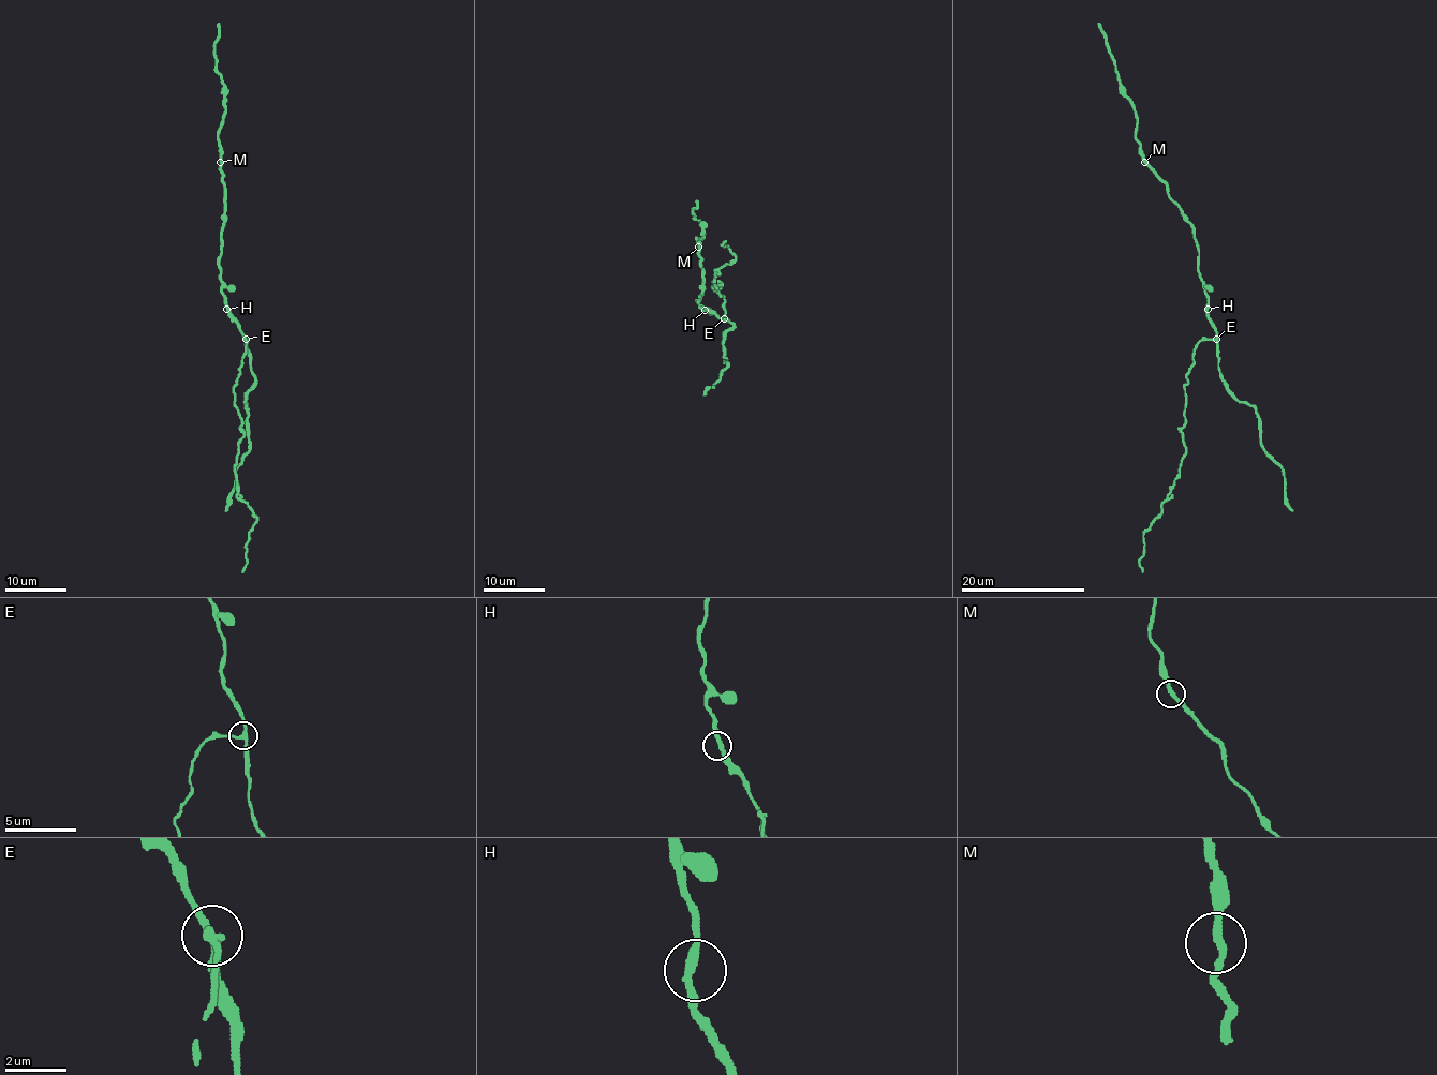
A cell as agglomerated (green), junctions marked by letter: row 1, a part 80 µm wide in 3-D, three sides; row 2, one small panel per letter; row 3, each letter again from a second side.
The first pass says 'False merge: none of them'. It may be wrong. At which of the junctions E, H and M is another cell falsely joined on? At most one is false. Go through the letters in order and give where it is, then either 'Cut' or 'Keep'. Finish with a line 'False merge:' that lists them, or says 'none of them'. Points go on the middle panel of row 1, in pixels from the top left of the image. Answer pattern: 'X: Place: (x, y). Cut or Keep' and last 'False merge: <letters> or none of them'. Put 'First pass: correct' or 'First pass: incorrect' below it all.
E: Place: (724, 318). Cut
H: Place: (705, 310). Keep
M: Place: (698, 247). Keep
False merge: E
First pass: incorrect

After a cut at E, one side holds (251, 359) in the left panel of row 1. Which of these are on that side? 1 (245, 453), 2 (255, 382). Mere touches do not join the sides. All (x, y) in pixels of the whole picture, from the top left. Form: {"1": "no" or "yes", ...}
{"1": "yes", "2": "yes"}

